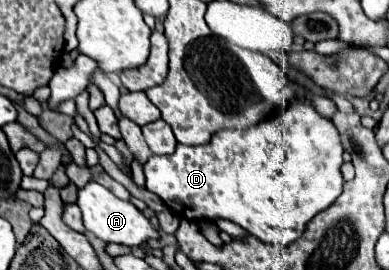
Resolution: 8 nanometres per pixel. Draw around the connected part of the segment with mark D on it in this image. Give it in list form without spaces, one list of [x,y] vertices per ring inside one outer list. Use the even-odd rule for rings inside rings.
[[[293,98],[291,104],[283,110],[279,110],[275,116],[271,118],[265,118],[257,124],[253,124],[251,128],[245,128],[245,130],[219,130],[211,136],[211,140],[203,146],[185,146],[185,144],[177,144],[175,152],[173,154],[165,154],[165,156],[159,156],[159,154],[153,154],[147,164],[145,164],[145,188],[155,192],[173,212],[177,212],[179,216],[187,218],[187,220],[211,220],[215,222],[217,218],[227,218],[235,224],[239,224],[243,230],[247,230],[249,234],[257,236],[261,242],[267,242],[267,244],[273,244],[277,248],[285,248],[289,246],[291,242],[295,242],[303,230],[305,230],[305,224],[321,210],[325,210],[343,190],[343,178],[341,178],[341,164],[343,164],[343,144],[341,144],[341,136],[339,136],[339,130],[335,128],[335,124],[327,118],[323,118],[321,114],[315,112],[313,104],[309,98]]]

